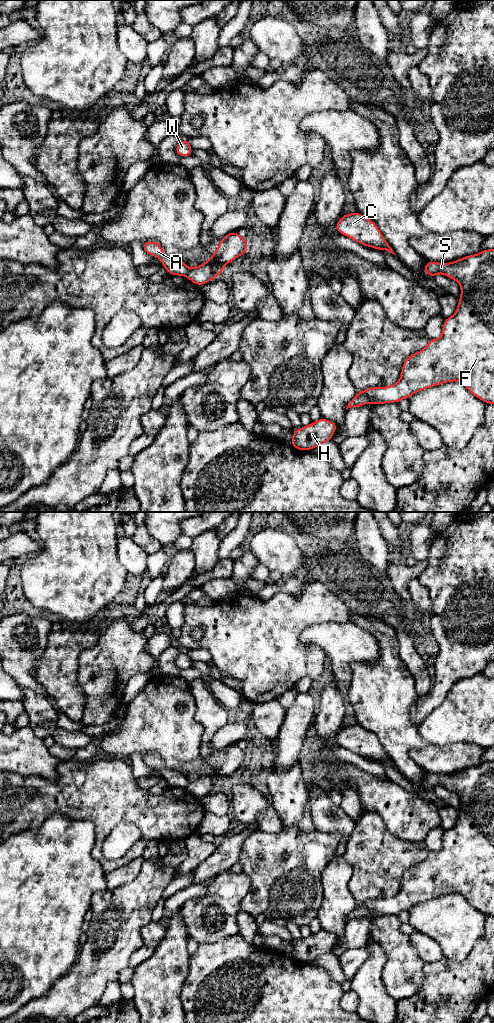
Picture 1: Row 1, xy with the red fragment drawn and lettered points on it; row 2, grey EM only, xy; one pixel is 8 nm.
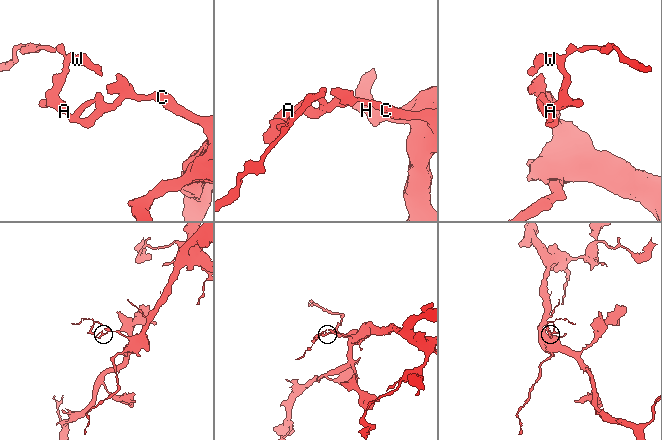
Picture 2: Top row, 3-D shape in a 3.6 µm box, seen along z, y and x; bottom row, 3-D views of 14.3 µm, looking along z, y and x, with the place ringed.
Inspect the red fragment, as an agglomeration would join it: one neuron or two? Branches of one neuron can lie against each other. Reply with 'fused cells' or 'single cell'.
fused cells

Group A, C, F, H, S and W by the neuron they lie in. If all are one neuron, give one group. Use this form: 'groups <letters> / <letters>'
groups A W / C F H S

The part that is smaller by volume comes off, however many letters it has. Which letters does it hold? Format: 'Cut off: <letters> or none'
Cut off: A, W

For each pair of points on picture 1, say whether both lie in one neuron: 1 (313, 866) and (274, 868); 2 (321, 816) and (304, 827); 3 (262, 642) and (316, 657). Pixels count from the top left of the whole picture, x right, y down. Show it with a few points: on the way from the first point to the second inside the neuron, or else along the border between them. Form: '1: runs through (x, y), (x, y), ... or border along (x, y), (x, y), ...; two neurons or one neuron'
1: runs through (303, 865), (290, 864), (284, 868); one neuron
2: border along (308, 799), (311, 819), (317, 829); two neurons
3: runs through (275, 655), (277, 657), (303, 657); one neuron

